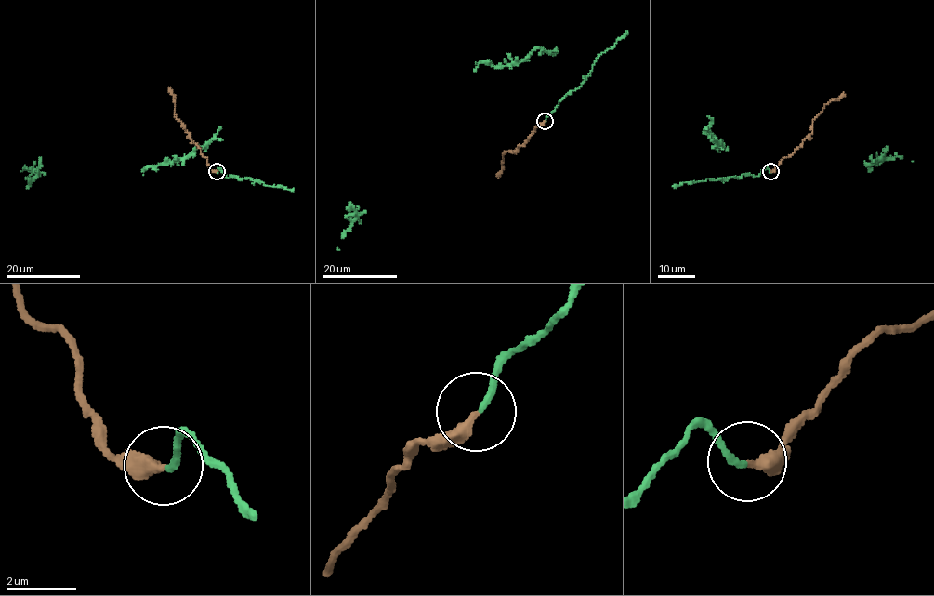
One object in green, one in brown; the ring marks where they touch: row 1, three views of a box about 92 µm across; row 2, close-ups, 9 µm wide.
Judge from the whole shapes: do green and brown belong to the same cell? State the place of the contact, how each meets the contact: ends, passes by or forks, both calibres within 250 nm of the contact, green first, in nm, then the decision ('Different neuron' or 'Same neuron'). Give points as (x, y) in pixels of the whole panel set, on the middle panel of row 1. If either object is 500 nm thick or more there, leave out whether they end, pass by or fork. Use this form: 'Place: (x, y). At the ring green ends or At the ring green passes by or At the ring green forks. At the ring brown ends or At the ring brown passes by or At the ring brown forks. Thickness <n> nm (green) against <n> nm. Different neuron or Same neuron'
Place: (545, 121). At the ring green ends. At the ring brown ends. Thickness 180 nm (green) against 340 nm. Same neuron

